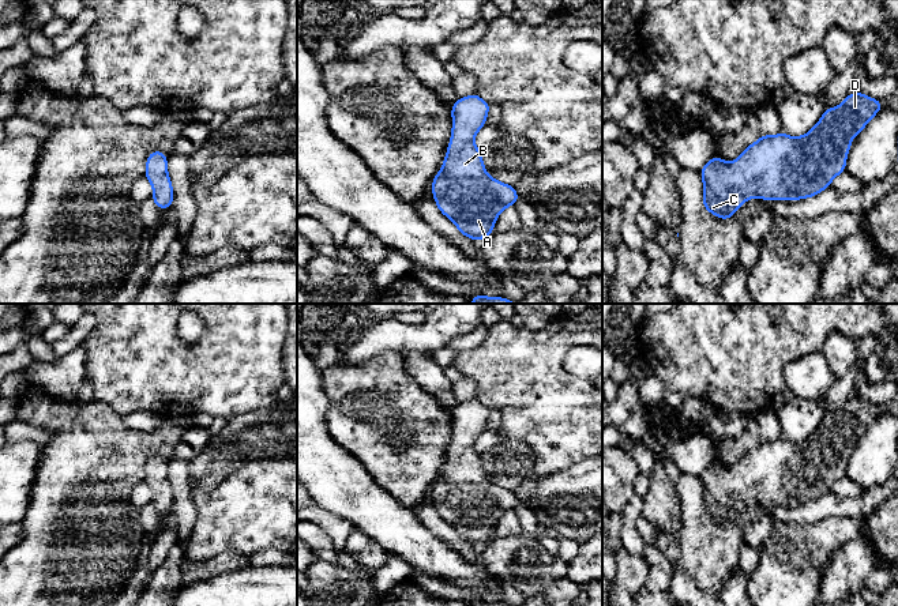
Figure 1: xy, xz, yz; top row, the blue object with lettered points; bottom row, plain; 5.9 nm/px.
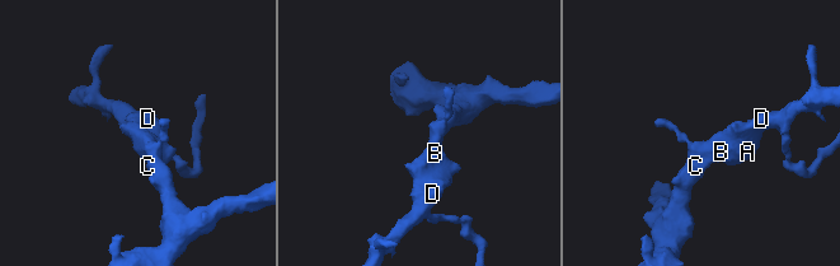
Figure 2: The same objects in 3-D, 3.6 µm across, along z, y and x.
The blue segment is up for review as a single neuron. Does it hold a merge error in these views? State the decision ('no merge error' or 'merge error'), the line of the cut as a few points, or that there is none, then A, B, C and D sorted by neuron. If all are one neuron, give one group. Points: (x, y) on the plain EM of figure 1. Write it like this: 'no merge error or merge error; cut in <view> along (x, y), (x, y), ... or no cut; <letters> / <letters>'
no merge error; no cut; A B C D

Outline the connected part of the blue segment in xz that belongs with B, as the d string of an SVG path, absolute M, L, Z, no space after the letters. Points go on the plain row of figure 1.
M477 398L458 403L452 409L451 444L440 477L432 483L432 501L439 516L455 528L462 541L476 546L482 546L493 538L500 517L515 511L521 503L512 490L486 478L481 455L473 448L477 437L486 429L489 415L491 410Z

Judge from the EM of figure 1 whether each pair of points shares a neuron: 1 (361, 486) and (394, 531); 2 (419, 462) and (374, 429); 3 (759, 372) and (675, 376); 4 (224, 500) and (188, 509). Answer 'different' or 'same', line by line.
1: same
2: same
3: same
4: different

